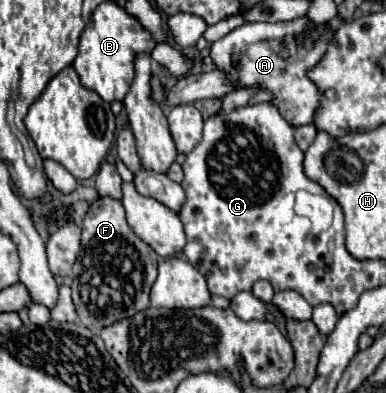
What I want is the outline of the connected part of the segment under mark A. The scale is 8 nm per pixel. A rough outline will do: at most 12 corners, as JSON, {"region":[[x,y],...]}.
{"region":[[306,16],[248,22],[210,48],[234,88],[268,90],[282,118],[314,124],[308,72],[334,30]]}

